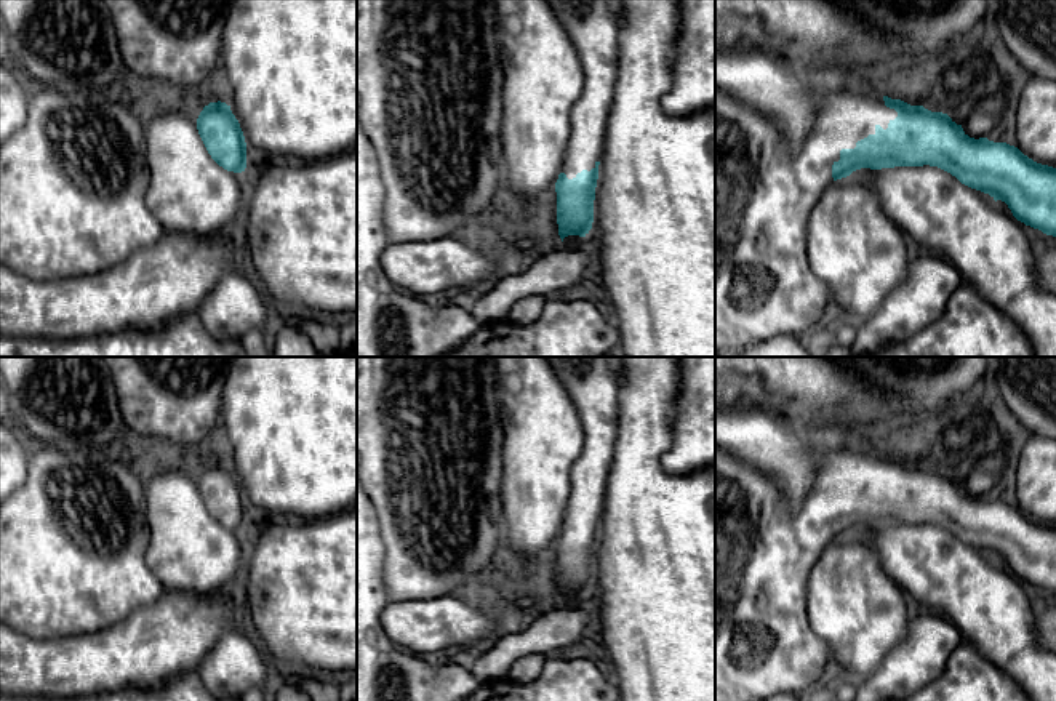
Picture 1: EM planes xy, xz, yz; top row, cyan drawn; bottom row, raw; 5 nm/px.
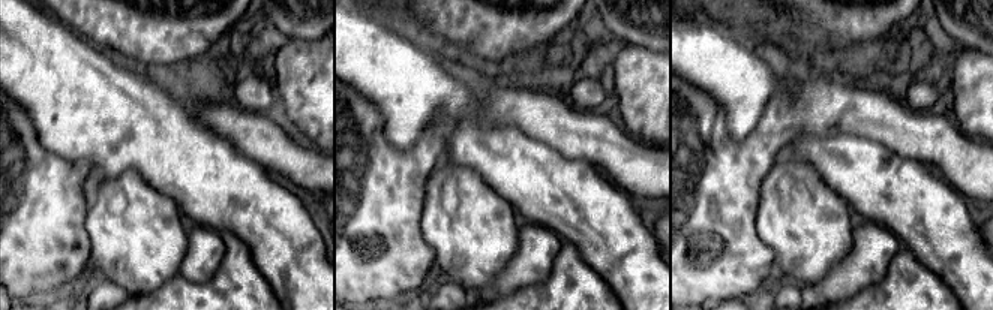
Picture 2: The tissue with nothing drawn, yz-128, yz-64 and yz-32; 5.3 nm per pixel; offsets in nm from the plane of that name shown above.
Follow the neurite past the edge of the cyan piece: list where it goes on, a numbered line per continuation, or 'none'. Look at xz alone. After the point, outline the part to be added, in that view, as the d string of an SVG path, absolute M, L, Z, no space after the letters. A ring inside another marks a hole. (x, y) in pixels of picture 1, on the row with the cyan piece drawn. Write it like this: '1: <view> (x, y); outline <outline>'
1: xz (592, 26); outline M546 0L570 35L582 69L584 88L571 109L571 136L565 152L562 173L568 179L582 170L590 171L603 155L606 118L610 115L618 78L618 34L621 0Z

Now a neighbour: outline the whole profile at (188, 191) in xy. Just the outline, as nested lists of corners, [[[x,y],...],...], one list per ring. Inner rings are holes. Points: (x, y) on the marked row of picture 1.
[[[152,112],[146,118],[149,186],[146,205],[165,230],[213,235],[237,214],[245,189],[242,173],[227,171],[208,154],[197,120],[179,112]]]

